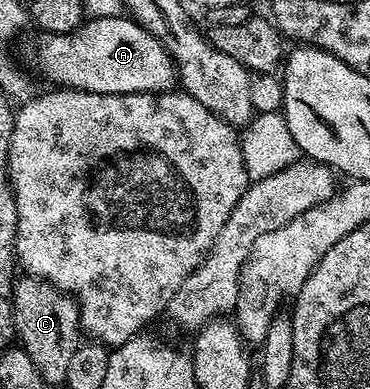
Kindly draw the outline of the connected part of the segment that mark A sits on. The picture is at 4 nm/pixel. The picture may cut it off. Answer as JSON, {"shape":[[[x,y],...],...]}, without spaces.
{"shape":[[[130,16],[91,18],[72,34],[48,34],[40,39],[35,62],[56,87],[85,94],[156,94],[176,89],[171,53]]]}

